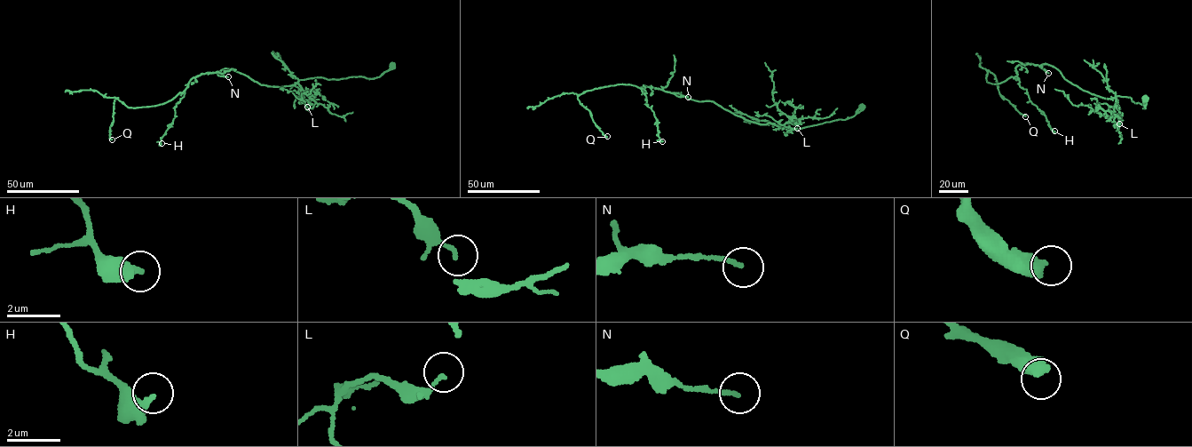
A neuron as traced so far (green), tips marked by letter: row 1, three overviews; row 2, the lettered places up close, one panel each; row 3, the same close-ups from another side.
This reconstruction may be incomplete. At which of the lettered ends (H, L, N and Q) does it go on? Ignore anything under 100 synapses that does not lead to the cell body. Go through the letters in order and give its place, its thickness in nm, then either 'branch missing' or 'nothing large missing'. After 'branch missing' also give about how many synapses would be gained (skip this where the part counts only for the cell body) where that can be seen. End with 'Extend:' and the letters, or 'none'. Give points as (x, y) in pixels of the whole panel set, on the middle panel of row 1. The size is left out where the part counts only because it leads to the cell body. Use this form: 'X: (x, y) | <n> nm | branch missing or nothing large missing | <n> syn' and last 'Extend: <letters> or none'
H: (662, 141) | 200 nm | nothing large missing
L: (797, 128) | 140 nm | nothing large missing
N: (688, 97) | 140 nm | nothing large missing
Q: (607, 136) | 480 nm | nothing large missing
Extend: none

